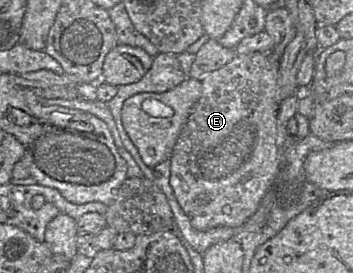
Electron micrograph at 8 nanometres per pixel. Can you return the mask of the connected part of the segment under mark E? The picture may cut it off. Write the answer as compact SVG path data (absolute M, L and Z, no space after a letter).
M255 52L251 54L236 54L233 59L206 75L202 80L201 96L192 108L190 115L183 126L174 145L170 161L170 185L184 214L189 218L192 227L198 231L208 231L218 227L238 228L250 219L258 209L260 201L280 170L280 154L277 146L277 78L279 70L279 57L273 53Z

